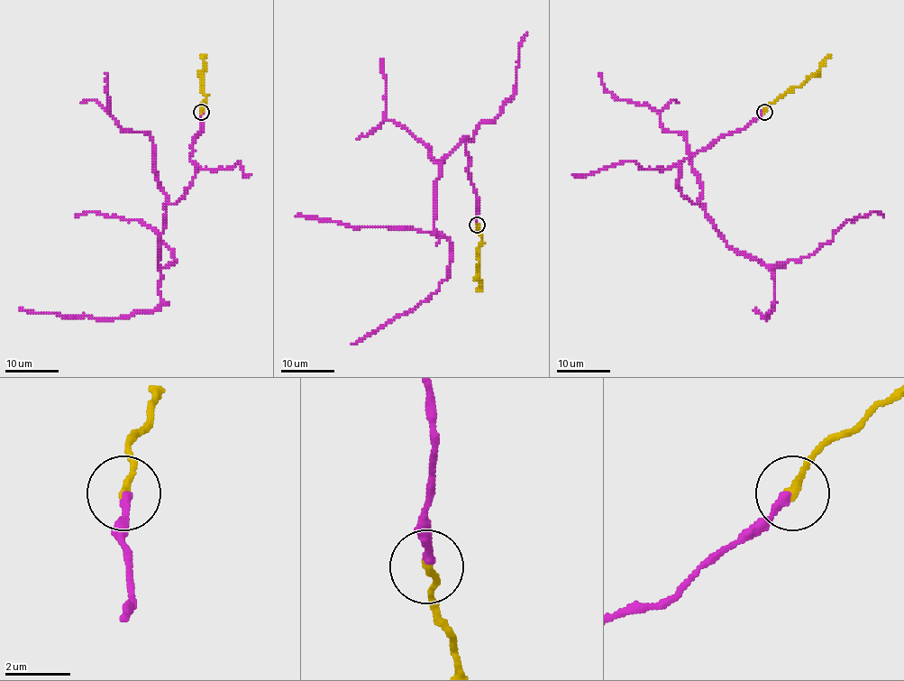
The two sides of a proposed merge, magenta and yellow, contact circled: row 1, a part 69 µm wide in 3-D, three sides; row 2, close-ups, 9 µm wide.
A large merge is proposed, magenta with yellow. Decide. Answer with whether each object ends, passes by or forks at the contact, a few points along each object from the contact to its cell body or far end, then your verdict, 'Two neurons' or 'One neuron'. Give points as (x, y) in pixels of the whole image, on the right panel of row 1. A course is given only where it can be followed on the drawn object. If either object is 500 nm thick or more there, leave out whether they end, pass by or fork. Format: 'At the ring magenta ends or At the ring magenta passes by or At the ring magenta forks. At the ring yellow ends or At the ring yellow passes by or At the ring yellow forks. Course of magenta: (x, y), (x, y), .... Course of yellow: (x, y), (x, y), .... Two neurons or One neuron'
At the ring magenta ends. At the ring yellow ends. Course of magenta: (764, 111), (680, 164), (680, 191), (728, 245), (770, 267), (817, 251), (847, 220), (884, 216). Course of yellow: (764, 111), (770, 103), (798, 87), (831, 55). One neuron

